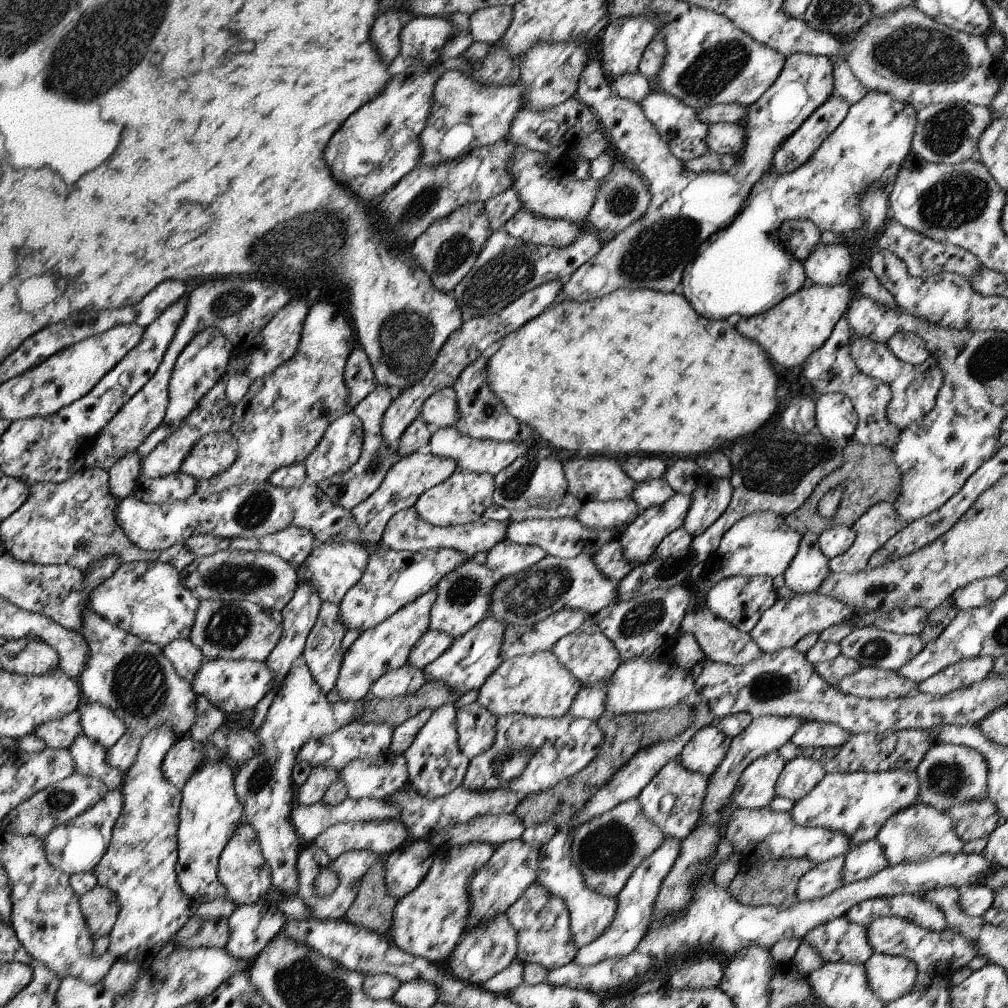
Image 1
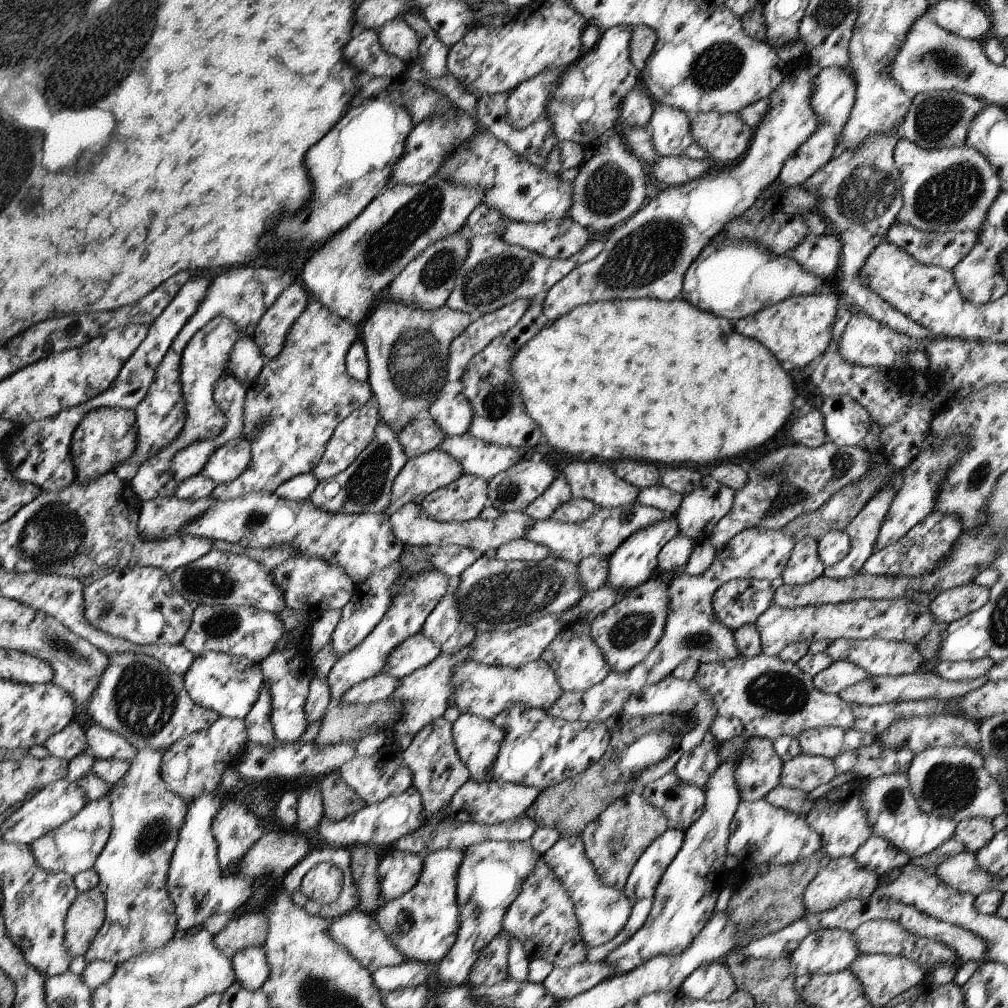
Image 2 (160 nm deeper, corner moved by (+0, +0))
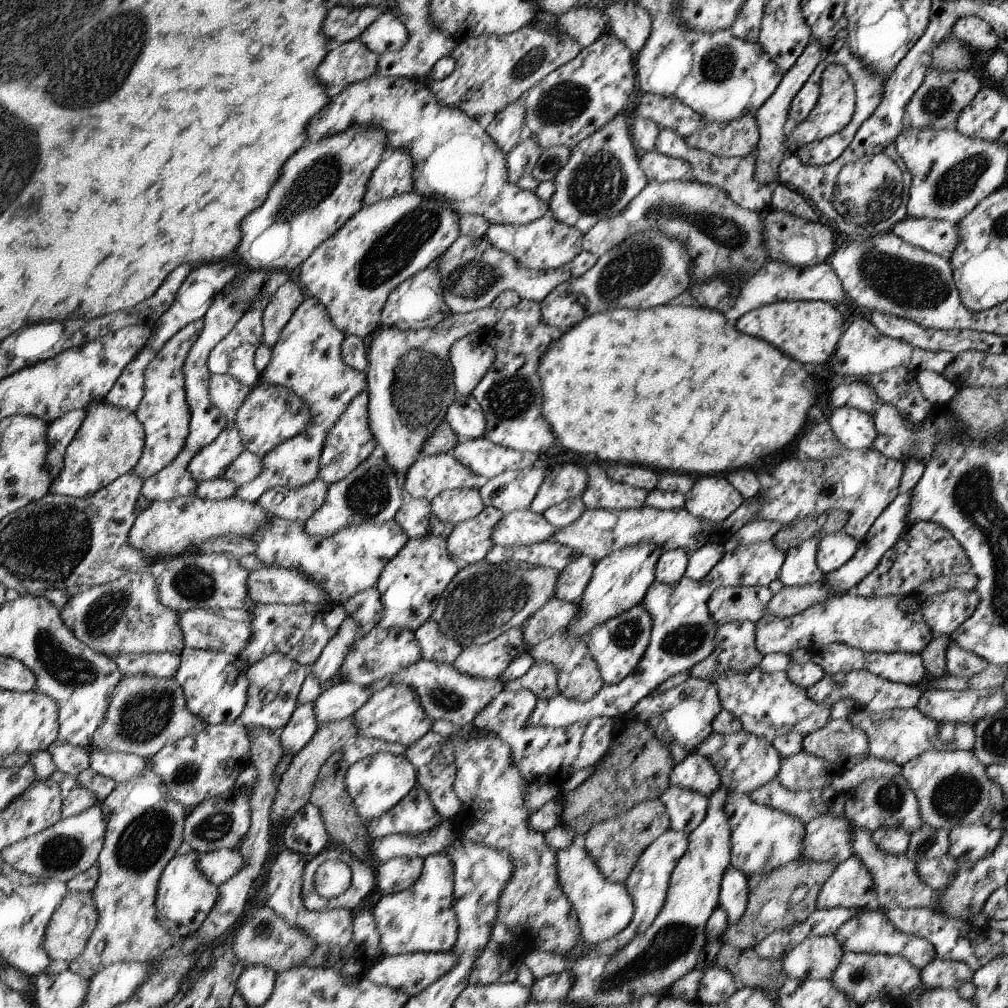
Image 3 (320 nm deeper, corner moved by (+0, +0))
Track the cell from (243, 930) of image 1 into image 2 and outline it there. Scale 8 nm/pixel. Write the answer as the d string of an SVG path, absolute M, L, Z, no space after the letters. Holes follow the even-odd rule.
M248 947L237 952L232 959L236 980L249 991L262 990L270 976L265 951L260 947Z

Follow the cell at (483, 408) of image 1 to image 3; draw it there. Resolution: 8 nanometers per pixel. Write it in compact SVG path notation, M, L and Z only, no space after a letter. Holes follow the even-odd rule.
M521 299L519 304L500 315L494 332L494 366L471 395L486 414L487 435L484 438L506 448L540 456L556 443L556 438L550 424L544 420L544 416L540 416L542 392L536 366L540 362L540 356L544 356L544 352L550 348L550 344L562 336L562 331L542 322L540 303Z

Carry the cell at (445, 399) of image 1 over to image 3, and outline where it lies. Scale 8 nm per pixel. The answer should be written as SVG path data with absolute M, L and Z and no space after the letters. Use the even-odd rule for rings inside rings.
M456 393L455 404L448 408L446 424L456 432L459 442L480 439L487 435L487 418L474 397Z

